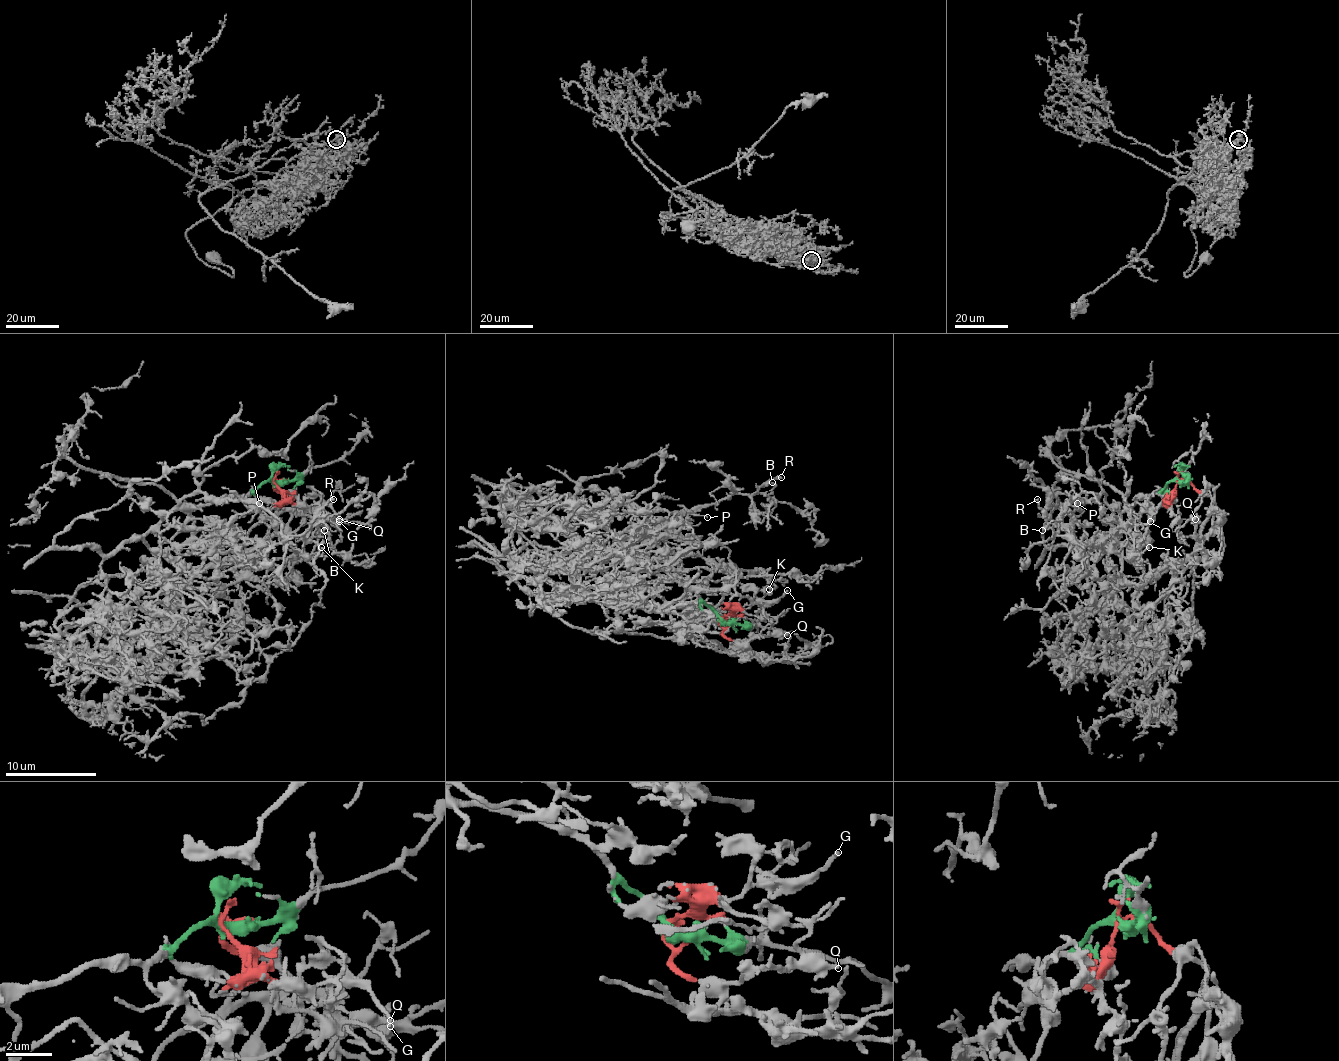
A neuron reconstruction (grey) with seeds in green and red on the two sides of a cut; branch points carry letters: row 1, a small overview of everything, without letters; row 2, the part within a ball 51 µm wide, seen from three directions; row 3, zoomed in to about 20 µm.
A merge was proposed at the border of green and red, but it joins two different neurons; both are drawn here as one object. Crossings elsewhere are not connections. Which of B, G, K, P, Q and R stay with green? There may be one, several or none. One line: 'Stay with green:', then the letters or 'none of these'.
Stay with green: B, K, P, R

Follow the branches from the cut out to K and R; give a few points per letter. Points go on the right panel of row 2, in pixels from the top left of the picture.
K: (1178, 481), (1169, 481), (1148, 501), (1148, 522), (1137, 556), (1148, 547)
R: (1178, 481), (1169, 481), (1130, 506), (1107, 503), (1103, 492), (1092, 499), (1069, 501), (1053, 535), (1037, 499)

